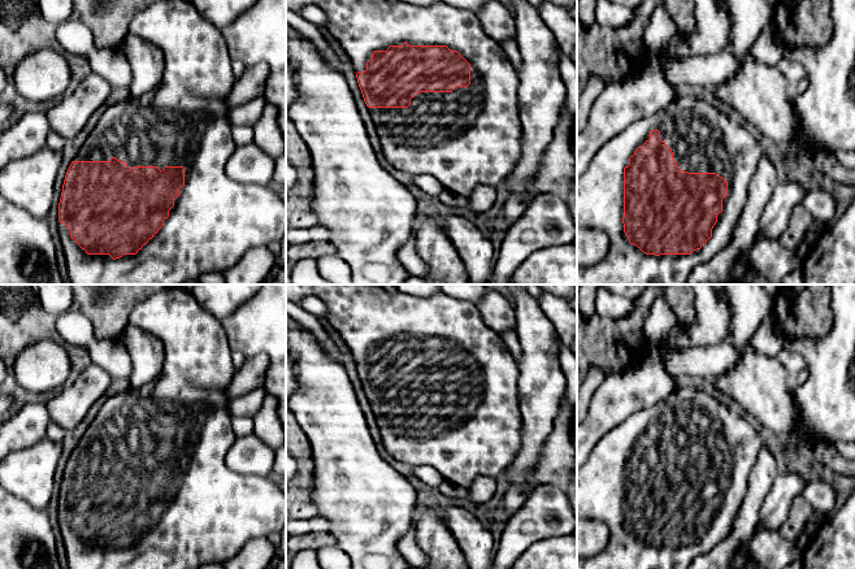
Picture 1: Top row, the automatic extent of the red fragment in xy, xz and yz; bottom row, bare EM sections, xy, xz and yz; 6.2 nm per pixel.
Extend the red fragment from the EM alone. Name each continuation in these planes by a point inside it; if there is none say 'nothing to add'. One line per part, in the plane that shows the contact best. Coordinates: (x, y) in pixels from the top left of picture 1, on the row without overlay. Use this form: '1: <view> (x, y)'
1: yz (702, 430)

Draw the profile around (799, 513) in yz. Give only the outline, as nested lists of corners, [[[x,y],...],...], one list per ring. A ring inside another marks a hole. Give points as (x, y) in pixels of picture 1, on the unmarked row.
[[[803,494],[794,498],[786,520],[780,526],[778,533],[785,539],[795,540],[804,530],[806,524],[813,513],[812,507],[806,501]]]

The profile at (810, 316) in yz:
[[[795,284],[789,297],[789,316],[784,321],[781,317],[777,320],[782,333],[789,339],[803,338],[823,338],[833,326],[833,312],[830,309],[830,291],[833,284]]]

